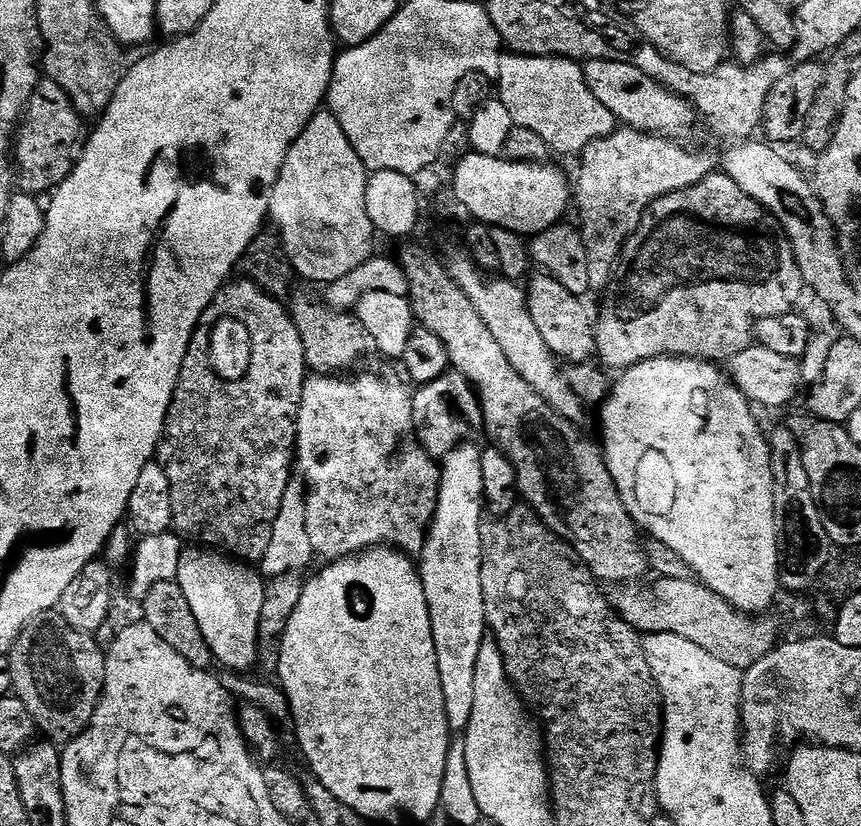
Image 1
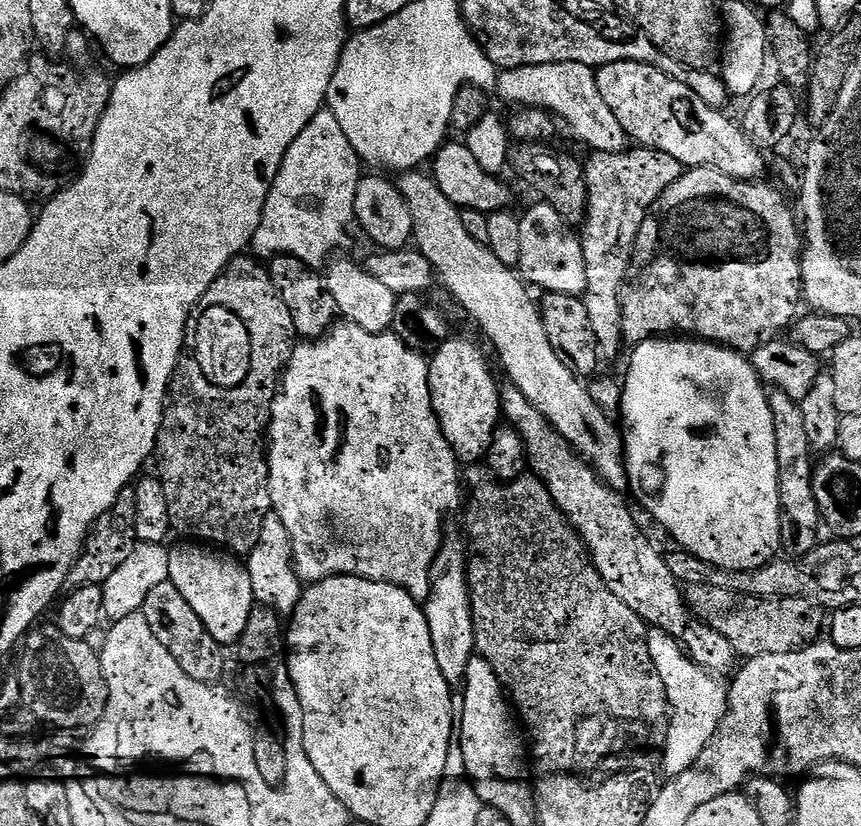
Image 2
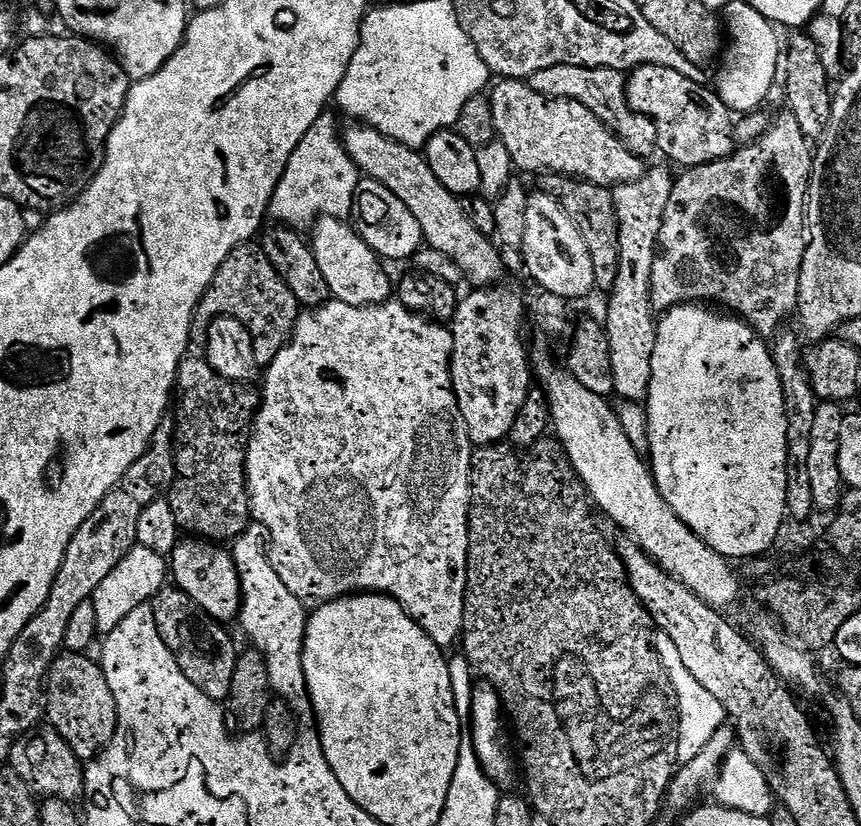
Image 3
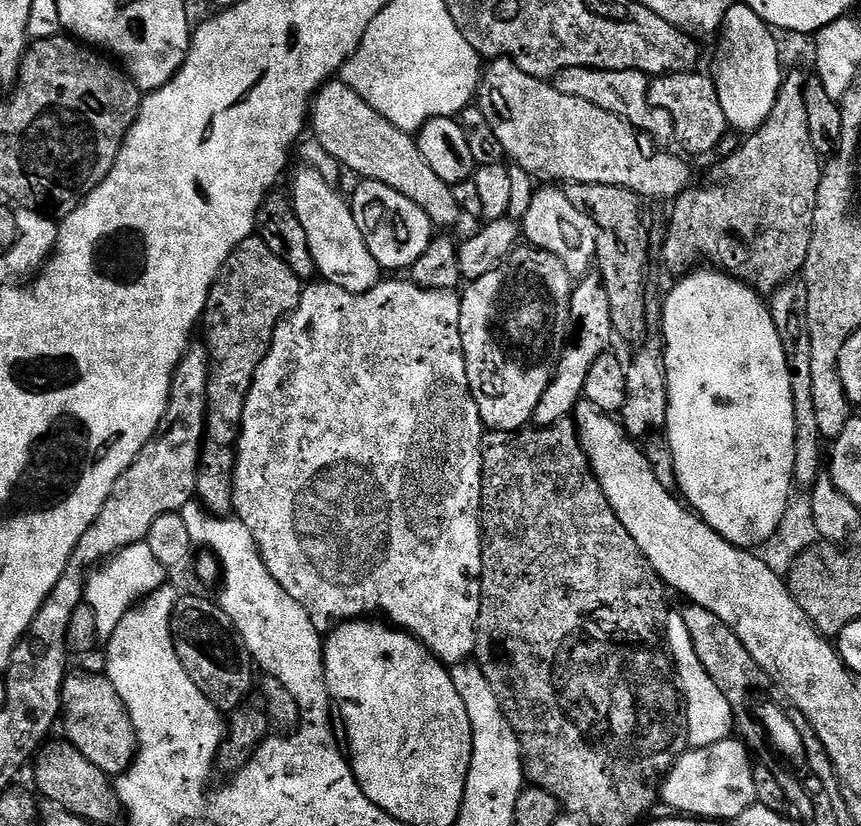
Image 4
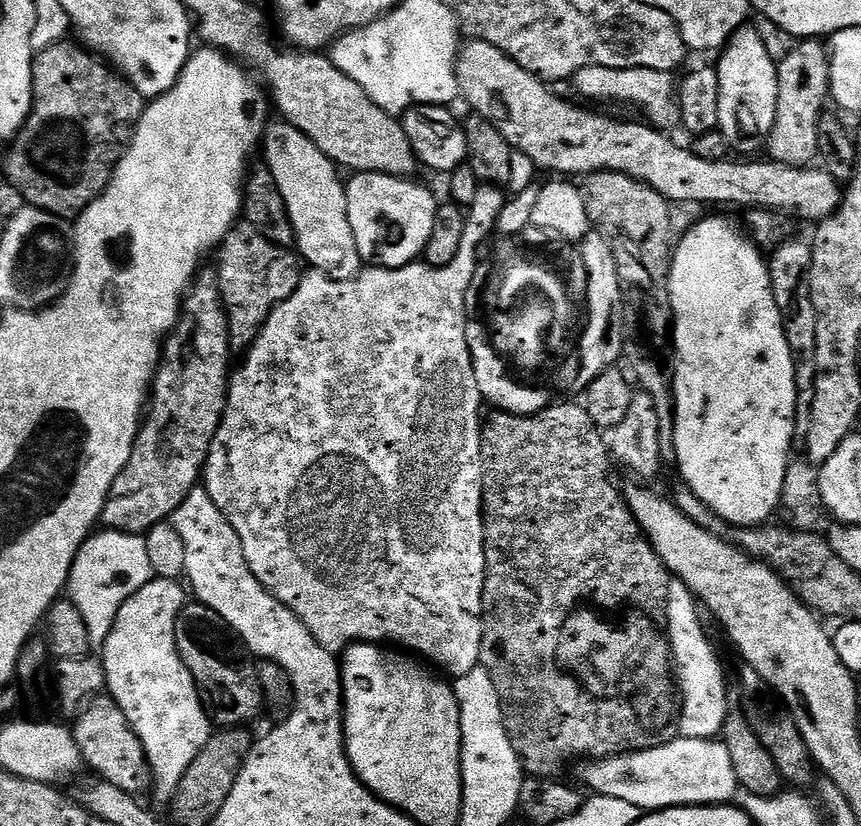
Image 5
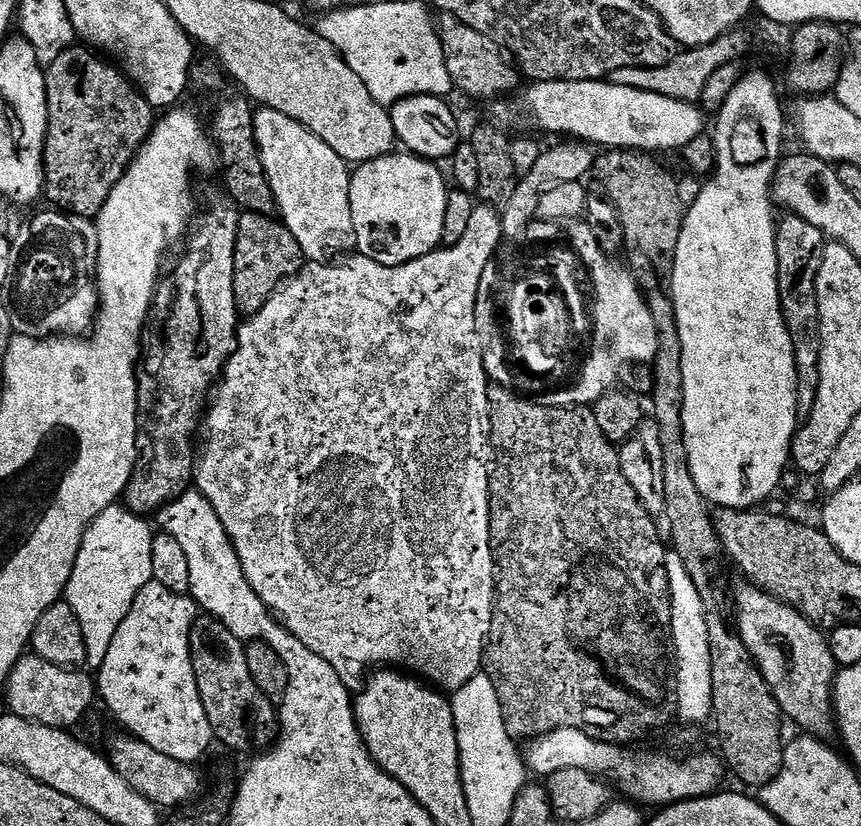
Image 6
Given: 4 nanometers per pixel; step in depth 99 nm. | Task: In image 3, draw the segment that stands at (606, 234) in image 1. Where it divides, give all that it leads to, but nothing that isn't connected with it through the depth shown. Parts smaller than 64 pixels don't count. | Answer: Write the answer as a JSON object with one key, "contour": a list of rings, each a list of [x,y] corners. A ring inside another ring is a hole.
{"contour":[[[649,167],[641,180],[618,184],[612,188],[614,210],[616,211],[616,245],[618,246],[618,266],[616,280],[610,289],[612,301],[608,304],[608,317],[603,317],[604,332],[610,342],[610,366],[614,374],[613,393],[621,400],[647,401],[648,387],[650,386],[650,362],[654,354],[656,341],[657,317],[652,307],[650,294],[650,274],[654,270],[654,262],[660,242],[662,218],[666,214],[666,202],[670,202],[670,190],[674,183],[673,173],[664,168]]]}

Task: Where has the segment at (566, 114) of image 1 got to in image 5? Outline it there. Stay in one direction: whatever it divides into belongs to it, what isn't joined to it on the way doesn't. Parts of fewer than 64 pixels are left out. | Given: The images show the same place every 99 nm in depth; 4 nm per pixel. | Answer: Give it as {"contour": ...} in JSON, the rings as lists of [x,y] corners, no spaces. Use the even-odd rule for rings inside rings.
{"contour":[[[590,66],[576,72],[574,85],[588,100],[609,100],[612,104],[633,104],[641,108],[648,117],[647,123],[661,130],[680,128],[682,117],[677,89],[674,87],[673,73],[646,70],[645,68],[607,68]]]}

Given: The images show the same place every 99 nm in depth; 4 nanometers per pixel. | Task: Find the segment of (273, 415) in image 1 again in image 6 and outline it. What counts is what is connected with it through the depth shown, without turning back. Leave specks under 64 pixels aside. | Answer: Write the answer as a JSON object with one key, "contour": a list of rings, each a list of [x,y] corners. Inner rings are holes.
{"contour":[[[241,211],[234,250],[234,298],[236,308],[242,314],[262,310],[277,288],[285,280],[291,280],[306,263],[298,238],[276,216],[263,216]]]}

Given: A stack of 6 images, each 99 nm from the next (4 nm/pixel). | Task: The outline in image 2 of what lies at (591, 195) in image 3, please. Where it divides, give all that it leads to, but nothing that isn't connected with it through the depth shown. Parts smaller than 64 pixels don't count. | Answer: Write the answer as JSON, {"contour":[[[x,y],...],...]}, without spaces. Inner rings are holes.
{"contour":[[[516,142],[508,149],[508,168],[520,180],[525,180],[543,203],[554,206],[568,224],[583,225],[588,212],[588,187],[584,177],[584,164],[564,152],[555,152],[544,142]]]}

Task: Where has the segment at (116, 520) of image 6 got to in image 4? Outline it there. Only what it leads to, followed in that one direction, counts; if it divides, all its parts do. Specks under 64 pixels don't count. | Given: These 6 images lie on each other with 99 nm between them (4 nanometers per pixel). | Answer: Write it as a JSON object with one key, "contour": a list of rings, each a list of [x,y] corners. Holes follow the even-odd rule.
{"contour":[[[147,542],[126,546],[103,566],[97,567],[87,577],[84,585],[84,599],[90,610],[93,611],[97,637],[111,636],[124,615],[134,605],[140,603],[144,597],[149,596],[152,591],[165,583],[165,580],[166,570],[162,566],[162,562],[158,562],[158,558],[154,558]]]}

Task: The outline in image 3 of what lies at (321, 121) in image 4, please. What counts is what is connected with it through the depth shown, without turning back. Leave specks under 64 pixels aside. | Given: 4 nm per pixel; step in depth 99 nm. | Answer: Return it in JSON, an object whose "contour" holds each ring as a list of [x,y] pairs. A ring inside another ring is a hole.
{"contour":[[[359,122],[351,126],[353,128],[345,127],[342,132],[346,154],[350,154],[367,179],[386,186],[394,198],[406,202],[406,210],[410,210],[418,226],[422,226],[424,244],[458,263],[464,269],[464,279],[469,285],[493,286],[501,283],[506,276],[501,249],[489,237],[474,230],[470,218],[466,218],[462,210],[460,197],[446,190],[446,186],[434,178],[434,170],[430,170],[423,151],[394,142],[389,136]]]}

